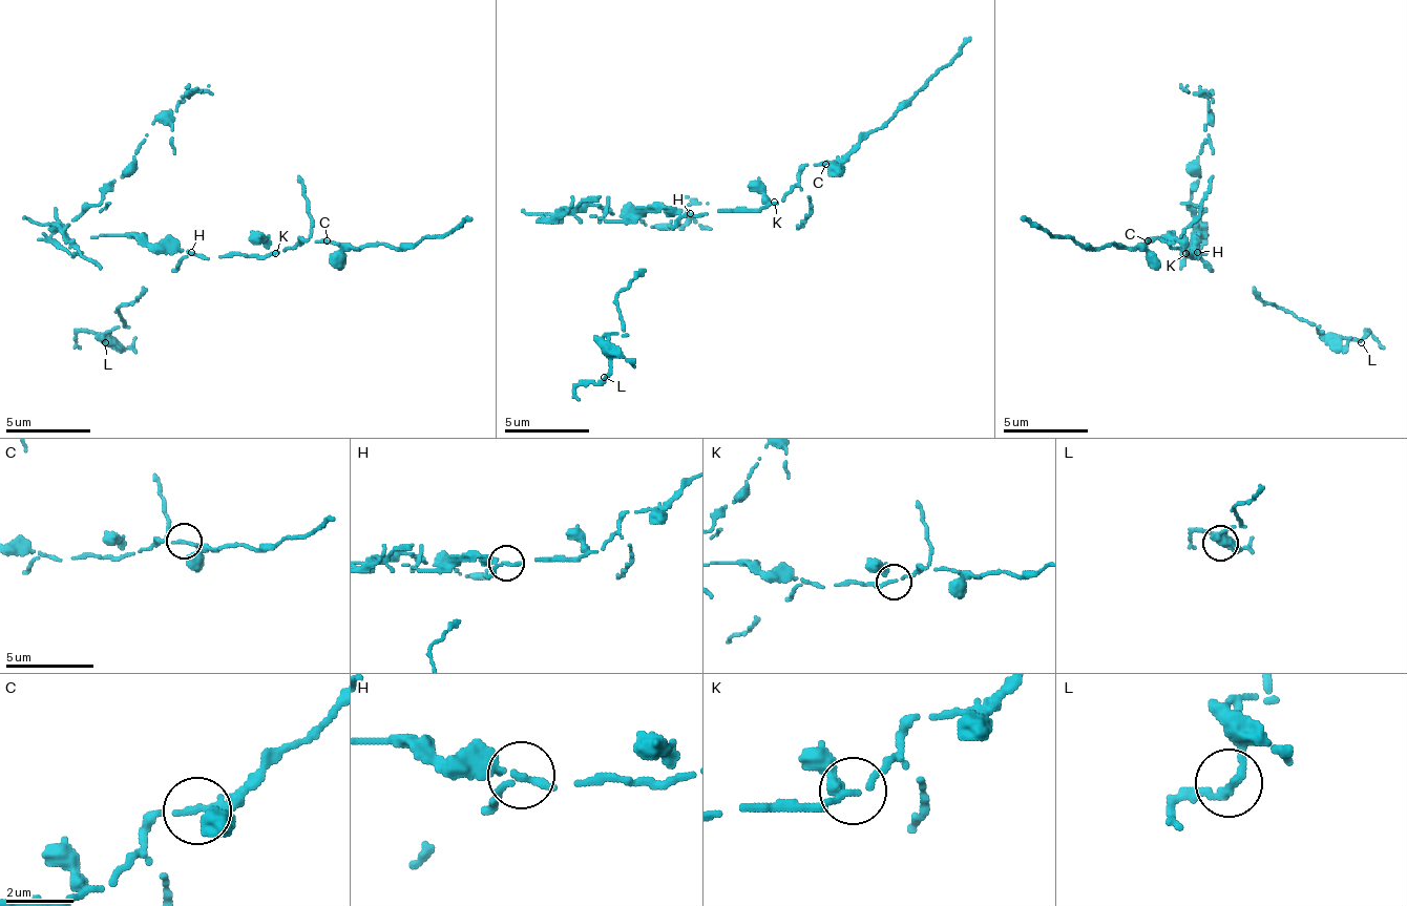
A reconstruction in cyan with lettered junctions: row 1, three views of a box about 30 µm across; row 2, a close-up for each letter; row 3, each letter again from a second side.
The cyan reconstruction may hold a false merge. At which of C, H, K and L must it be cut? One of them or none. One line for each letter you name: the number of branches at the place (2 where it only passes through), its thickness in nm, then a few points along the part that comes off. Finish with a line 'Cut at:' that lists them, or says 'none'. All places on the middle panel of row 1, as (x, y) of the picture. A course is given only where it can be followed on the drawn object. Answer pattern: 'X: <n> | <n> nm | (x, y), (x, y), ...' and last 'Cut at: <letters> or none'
H: 2 | 240 nm | (689, 214), (642, 206), (621, 219), (565, 214), (600, 206), (655, 228), (680, 224), (693, 202), (706, 202)
Cut at: H

